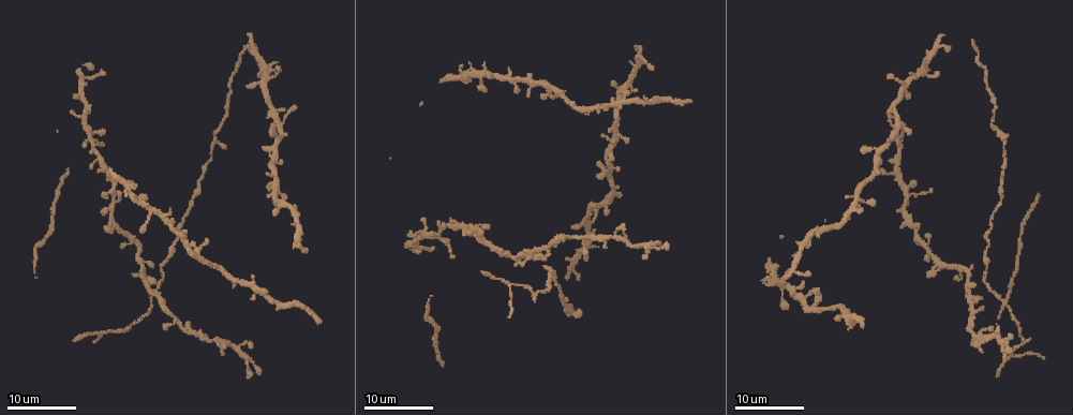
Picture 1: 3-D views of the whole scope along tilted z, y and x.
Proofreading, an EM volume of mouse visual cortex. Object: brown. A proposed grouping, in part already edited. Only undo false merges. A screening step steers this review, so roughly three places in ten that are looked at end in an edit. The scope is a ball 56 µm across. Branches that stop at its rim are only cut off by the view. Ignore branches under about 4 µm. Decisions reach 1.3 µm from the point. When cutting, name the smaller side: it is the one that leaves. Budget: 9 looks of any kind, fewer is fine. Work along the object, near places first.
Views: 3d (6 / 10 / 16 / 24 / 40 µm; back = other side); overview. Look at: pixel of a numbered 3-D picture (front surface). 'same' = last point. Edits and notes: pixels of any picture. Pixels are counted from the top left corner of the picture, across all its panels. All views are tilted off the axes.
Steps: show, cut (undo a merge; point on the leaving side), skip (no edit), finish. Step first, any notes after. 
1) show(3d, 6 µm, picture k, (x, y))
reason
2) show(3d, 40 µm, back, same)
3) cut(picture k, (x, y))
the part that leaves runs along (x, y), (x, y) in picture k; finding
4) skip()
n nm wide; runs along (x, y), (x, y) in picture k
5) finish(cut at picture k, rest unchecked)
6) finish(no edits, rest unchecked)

show(3d, 16 µm, picture 1, (544, 268))
three-way junction

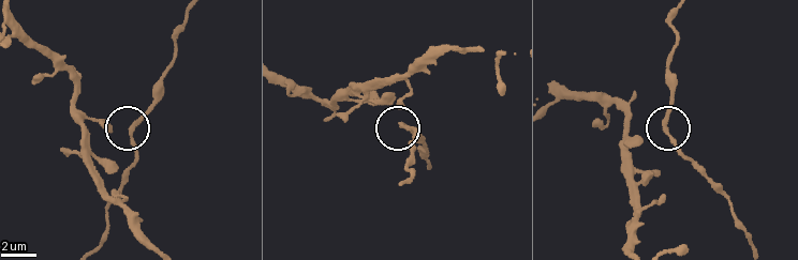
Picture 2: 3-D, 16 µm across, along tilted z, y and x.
show(3d, 6 µm, picture 2, (132, 130))

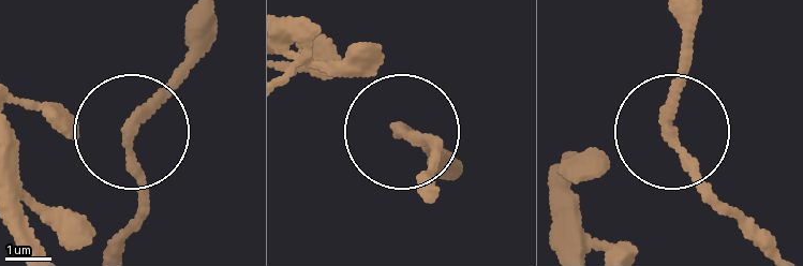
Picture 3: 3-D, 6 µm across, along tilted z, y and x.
skip()
150 nm wide; runs along (683, 20), (670, 127), (590, 162) in picture 3; one neuron here

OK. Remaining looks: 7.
show(3d, 24 µm, picture 1, (426, 230))
arms part here

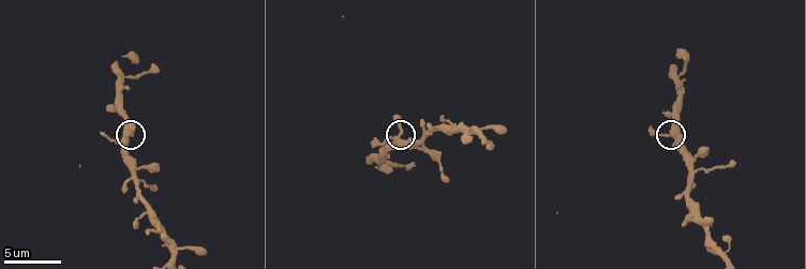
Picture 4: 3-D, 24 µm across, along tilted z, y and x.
show(3d, 10 µm, picture 4, (397, 135))
zoom in

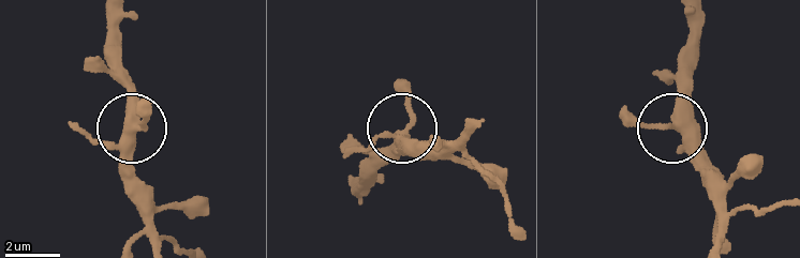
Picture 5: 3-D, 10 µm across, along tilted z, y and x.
skip()
3 arms; continuous, no second neuron

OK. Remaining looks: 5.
show(3d, 16 µm, picture 1, (205, 174))
sudden change in width

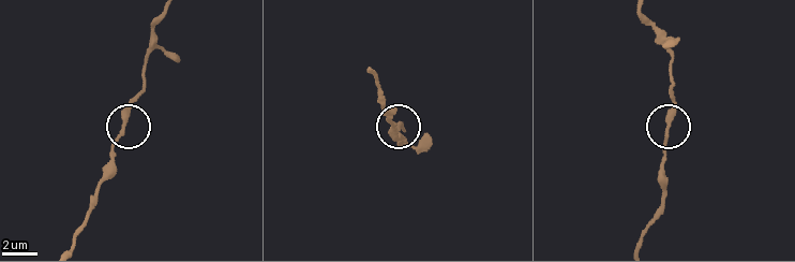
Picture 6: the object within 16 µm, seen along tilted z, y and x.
show(3d, 6 µm, picture 6, (394, 129))

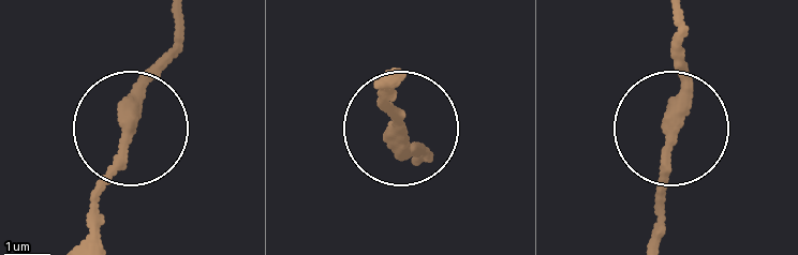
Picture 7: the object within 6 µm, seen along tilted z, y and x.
skip()
runs along (180, 18), (176, 50), (148, 86), (91, 222) in picture 7; one neuron here

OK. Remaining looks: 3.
show(3d, 16 µm, picture 1, (624, 103))
four-way junction

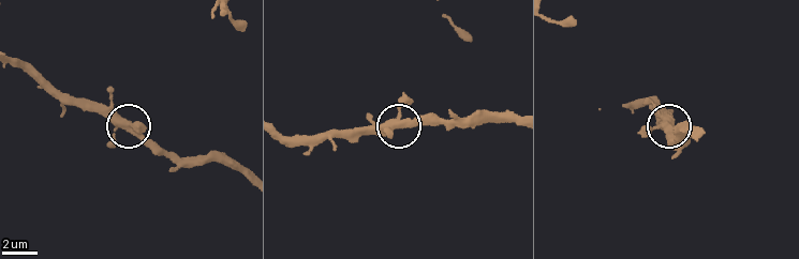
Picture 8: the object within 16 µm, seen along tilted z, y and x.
show(3d, 10 µm, picture 8, (403, 121))
zoom in

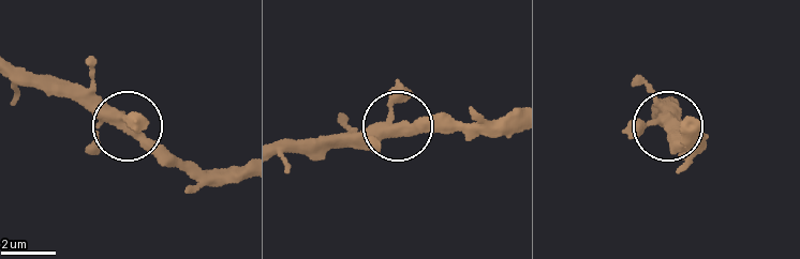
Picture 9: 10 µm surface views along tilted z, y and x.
skip()
4 arms; one neuron here

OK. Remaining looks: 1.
finish(no edits, rest unchecked)

